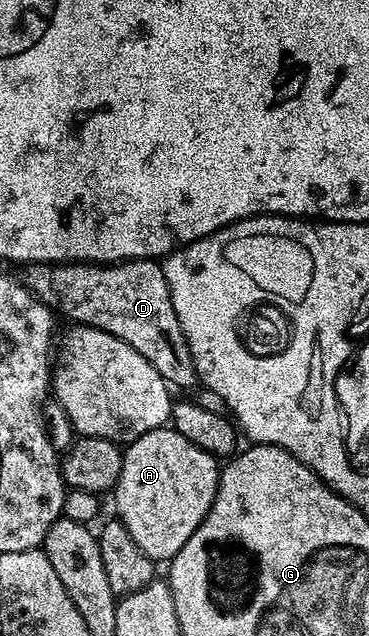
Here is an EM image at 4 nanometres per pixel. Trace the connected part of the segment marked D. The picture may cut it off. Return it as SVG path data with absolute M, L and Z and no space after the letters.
M154 259L115 262L110 266L100 266L95 262L64 262L54 266L32 264L26 272L26 287L30 288L48 308L56 313L64 312L69 319L75 320L71 322L76 325L99 328L102 332L121 338L126 344L133 346L133 350L140 352L172 389L191 388L197 384L195 363L193 354L189 350L189 342L185 342L185 334L177 322L171 291L167 279L163 277L162 267Z

